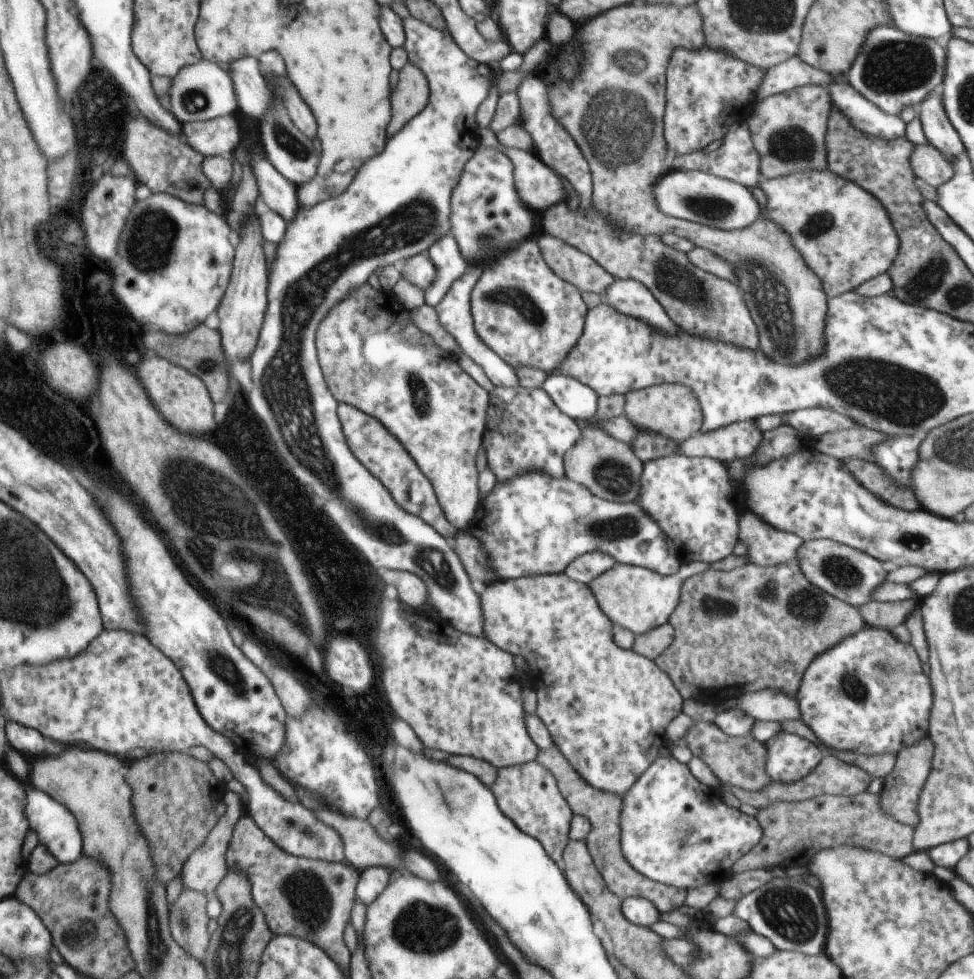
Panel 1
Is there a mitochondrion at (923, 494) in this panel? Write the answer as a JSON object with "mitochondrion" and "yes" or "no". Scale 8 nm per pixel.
{"mitochondrion":"no"}

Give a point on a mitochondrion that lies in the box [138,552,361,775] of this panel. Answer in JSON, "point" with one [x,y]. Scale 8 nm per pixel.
{"point":[217,661]}

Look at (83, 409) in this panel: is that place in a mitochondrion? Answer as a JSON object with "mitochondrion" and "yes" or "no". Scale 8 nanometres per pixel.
{"mitochondrion":"no"}

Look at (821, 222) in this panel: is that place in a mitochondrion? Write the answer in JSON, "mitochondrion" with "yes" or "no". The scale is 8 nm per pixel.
{"mitochondrion":"yes"}

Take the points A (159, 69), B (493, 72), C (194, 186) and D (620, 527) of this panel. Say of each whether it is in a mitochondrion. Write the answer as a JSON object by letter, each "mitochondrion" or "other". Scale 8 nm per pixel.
{"A":"other","B":"other","C":"other","D":"mitochondrion"}

